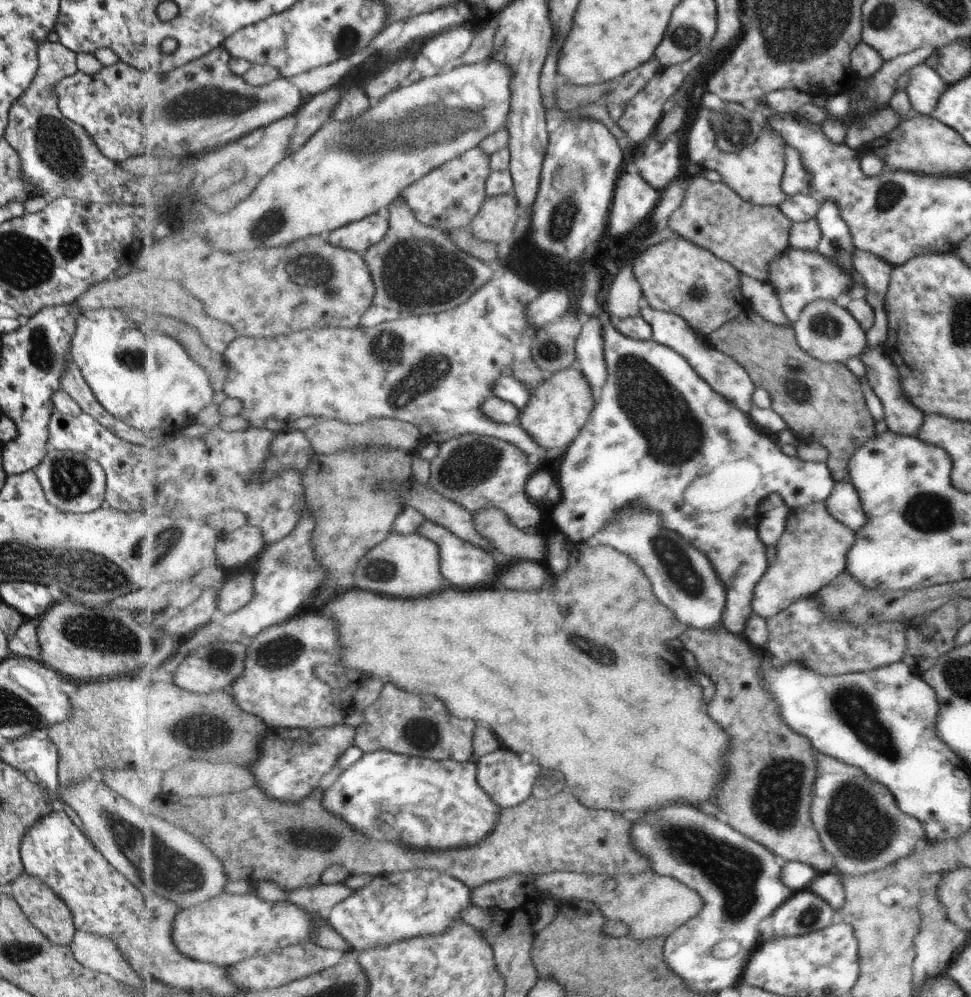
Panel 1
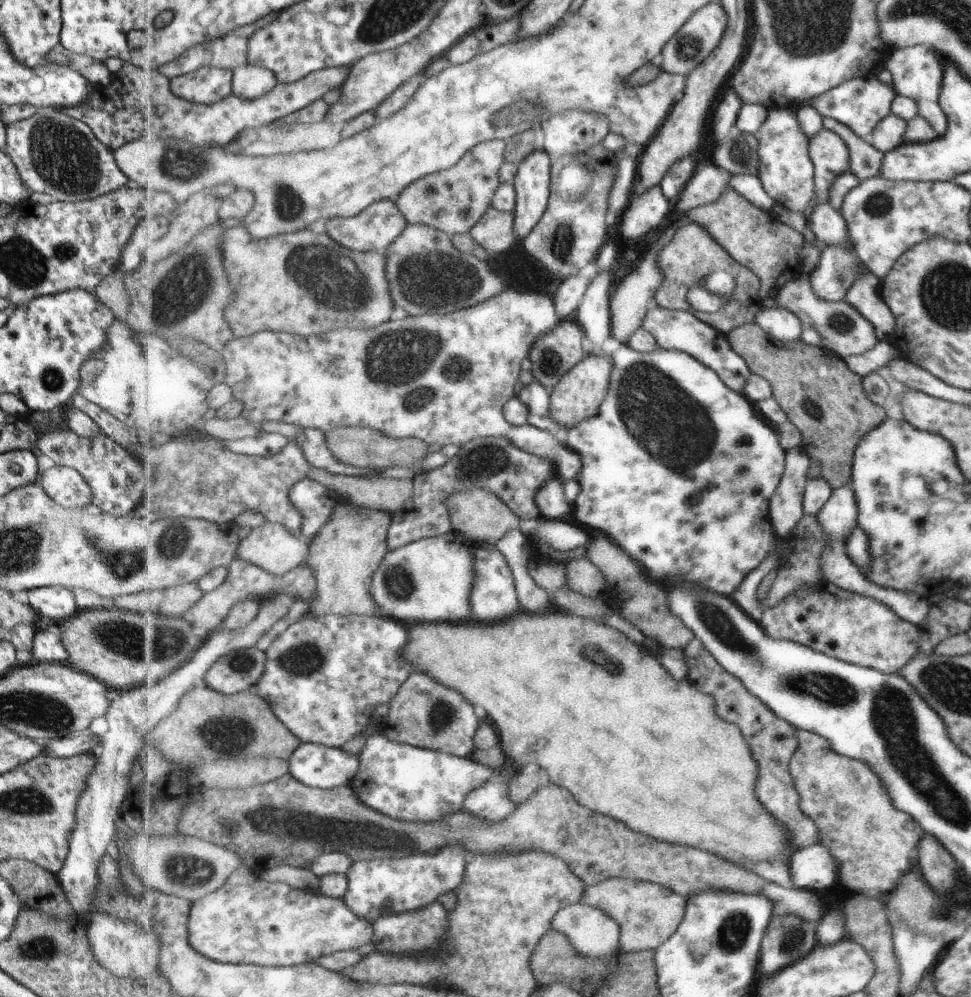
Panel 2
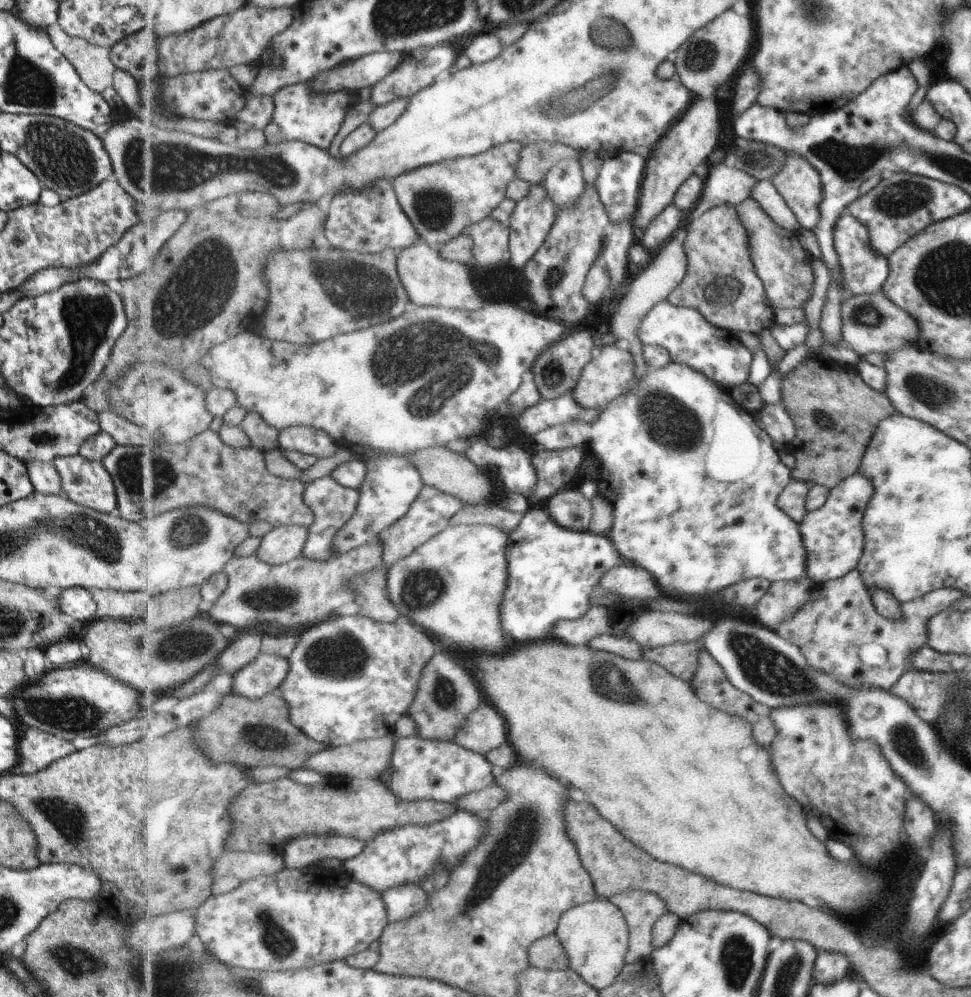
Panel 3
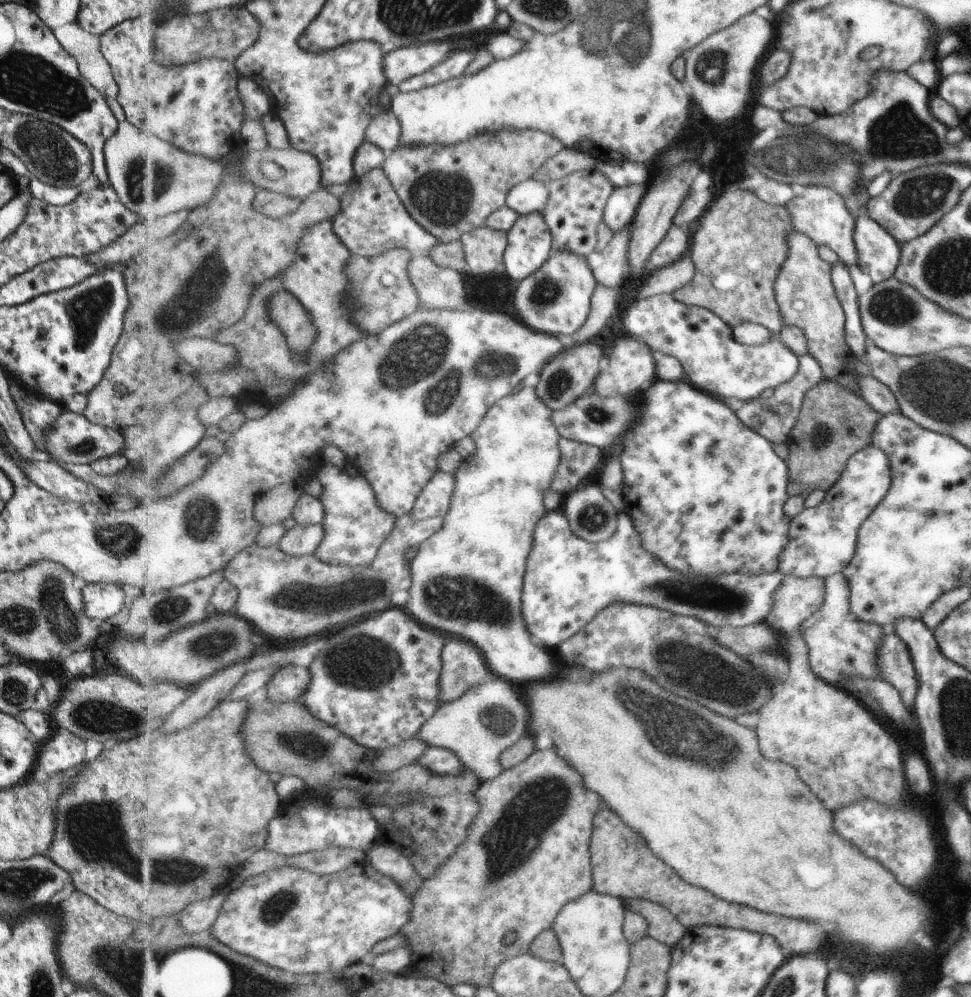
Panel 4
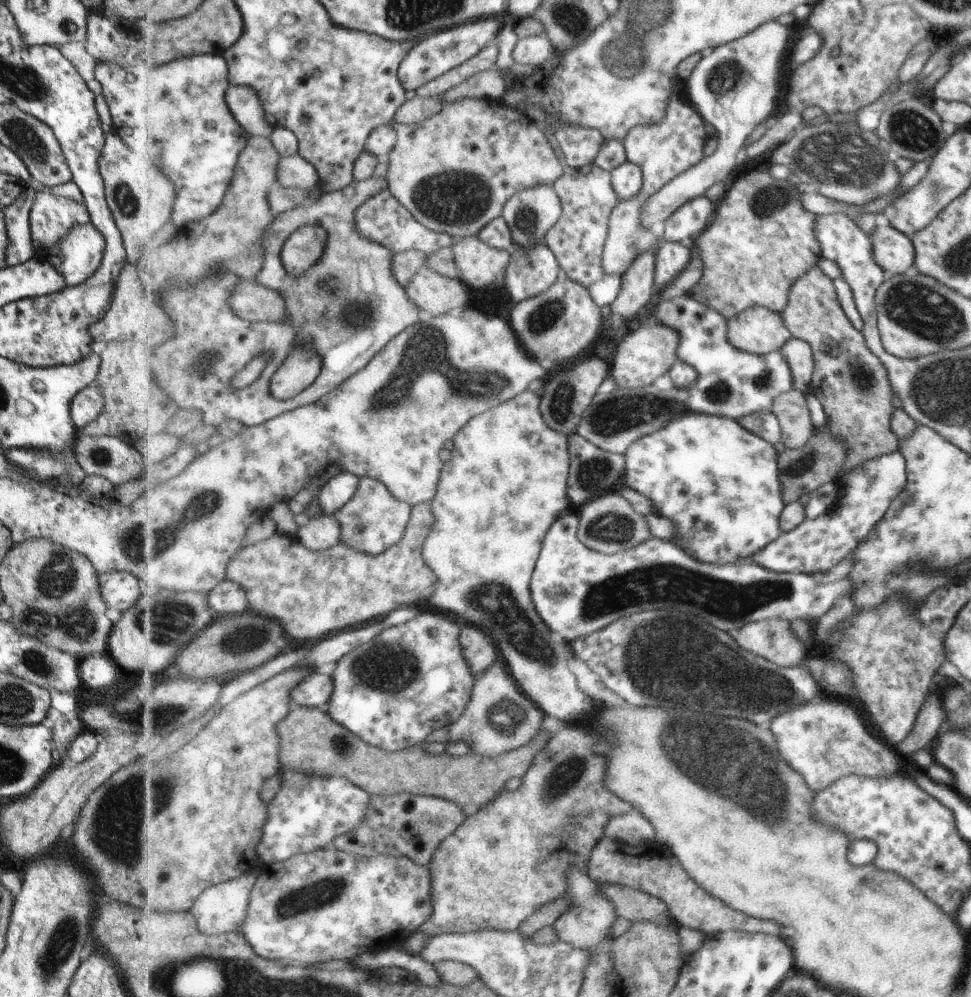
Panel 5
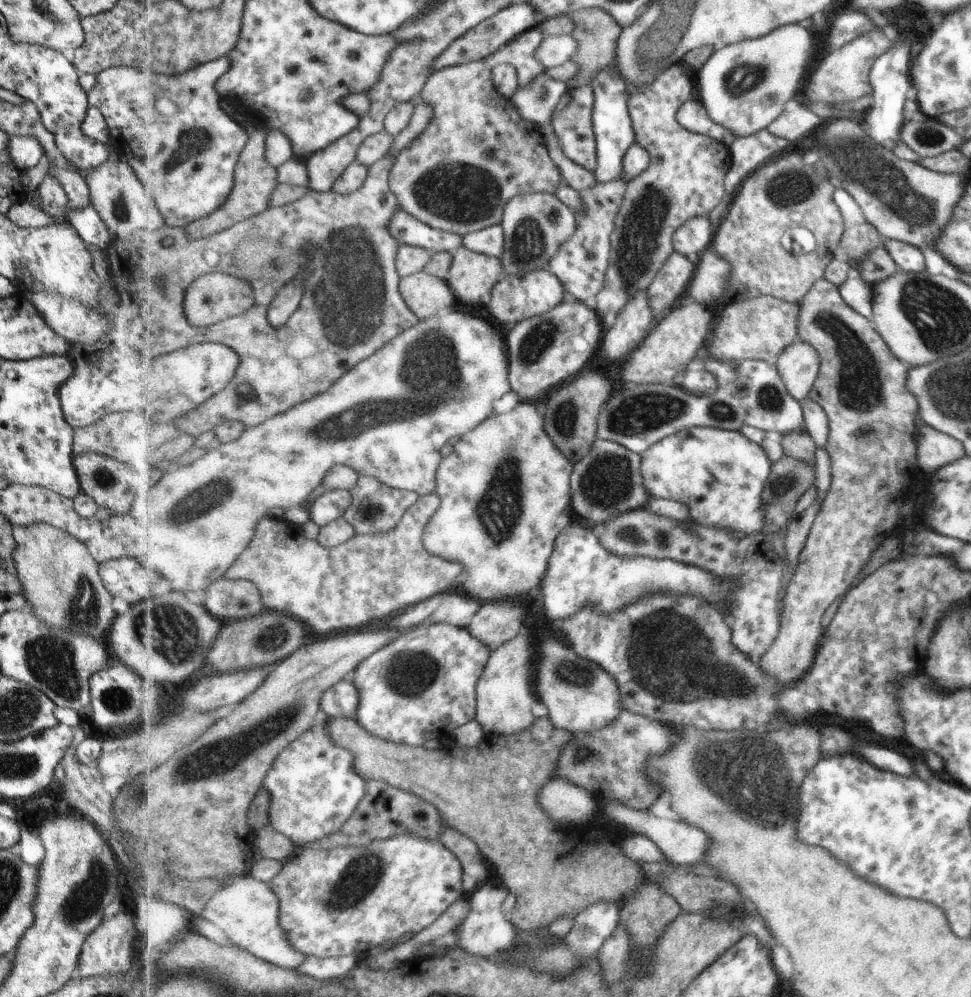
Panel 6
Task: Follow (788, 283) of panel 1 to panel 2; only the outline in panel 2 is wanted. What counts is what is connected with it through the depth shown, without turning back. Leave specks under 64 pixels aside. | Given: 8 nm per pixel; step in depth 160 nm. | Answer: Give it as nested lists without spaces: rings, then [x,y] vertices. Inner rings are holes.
[[[781,305],[772,309],[764,308],[758,314],[755,322],[759,323],[771,336],[783,342],[799,340],[801,329],[804,327],[792,310]]]

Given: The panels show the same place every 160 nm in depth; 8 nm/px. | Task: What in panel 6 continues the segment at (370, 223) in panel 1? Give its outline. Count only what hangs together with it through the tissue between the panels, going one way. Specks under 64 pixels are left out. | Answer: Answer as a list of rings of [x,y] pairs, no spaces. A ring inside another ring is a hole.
[[[399,209],[390,220],[390,231],[402,245],[426,248],[431,253],[455,251],[464,244],[464,237],[433,228],[406,210]]]

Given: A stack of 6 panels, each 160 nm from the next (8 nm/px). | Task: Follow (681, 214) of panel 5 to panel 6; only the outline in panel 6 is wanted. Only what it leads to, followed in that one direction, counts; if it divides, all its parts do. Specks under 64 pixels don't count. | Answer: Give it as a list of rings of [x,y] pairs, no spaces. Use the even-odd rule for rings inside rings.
[[[707,215],[696,216],[675,231],[675,251],[685,254],[697,266],[702,254],[711,248],[714,235],[713,224]]]

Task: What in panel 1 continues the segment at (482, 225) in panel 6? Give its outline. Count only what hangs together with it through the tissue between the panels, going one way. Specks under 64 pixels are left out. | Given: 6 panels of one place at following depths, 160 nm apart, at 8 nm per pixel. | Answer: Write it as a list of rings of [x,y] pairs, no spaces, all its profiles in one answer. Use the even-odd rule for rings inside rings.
[[[475,147],[414,182],[406,188],[402,198],[410,204],[414,215],[423,224],[439,227],[451,234],[470,226],[488,197],[487,183],[492,171],[490,156]]]

